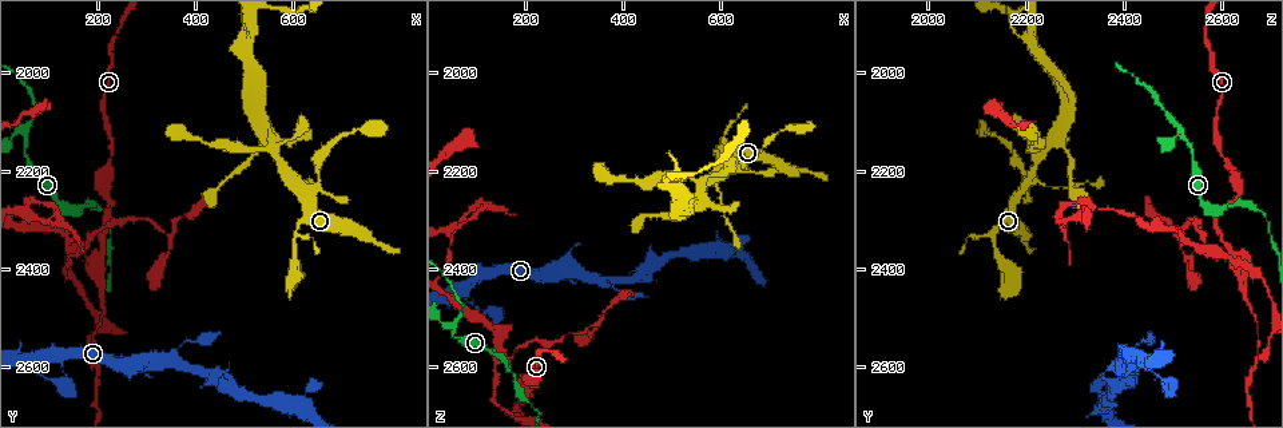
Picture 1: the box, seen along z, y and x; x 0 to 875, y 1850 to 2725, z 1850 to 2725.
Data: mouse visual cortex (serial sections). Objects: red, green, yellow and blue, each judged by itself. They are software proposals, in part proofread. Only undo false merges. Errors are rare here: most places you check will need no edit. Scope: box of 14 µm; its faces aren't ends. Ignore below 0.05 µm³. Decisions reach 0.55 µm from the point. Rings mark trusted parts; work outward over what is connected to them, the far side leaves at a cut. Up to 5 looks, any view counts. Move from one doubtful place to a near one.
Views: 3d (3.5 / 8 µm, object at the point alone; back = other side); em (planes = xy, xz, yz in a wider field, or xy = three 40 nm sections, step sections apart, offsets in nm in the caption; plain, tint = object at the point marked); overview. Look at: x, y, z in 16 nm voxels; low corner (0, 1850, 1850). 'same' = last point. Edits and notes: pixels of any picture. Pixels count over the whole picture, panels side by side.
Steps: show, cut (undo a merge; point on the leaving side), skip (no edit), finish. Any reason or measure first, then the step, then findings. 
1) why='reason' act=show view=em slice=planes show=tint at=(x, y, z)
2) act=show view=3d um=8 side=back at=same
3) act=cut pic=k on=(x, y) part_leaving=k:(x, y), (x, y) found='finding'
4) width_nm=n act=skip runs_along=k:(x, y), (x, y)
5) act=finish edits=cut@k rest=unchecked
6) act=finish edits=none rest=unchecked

why='sudden change in width' act=show view=3d um=3.5 at=(625, 2240, 2185)

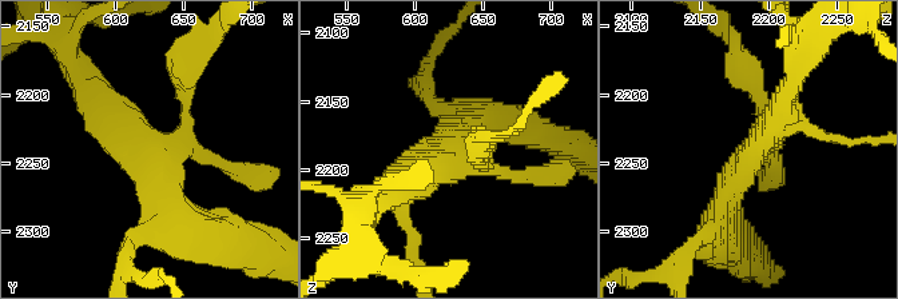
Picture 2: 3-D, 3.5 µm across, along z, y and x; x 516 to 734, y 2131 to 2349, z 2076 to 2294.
act=show view=em slice=planes show=tint at=(622, 2242, 2188)

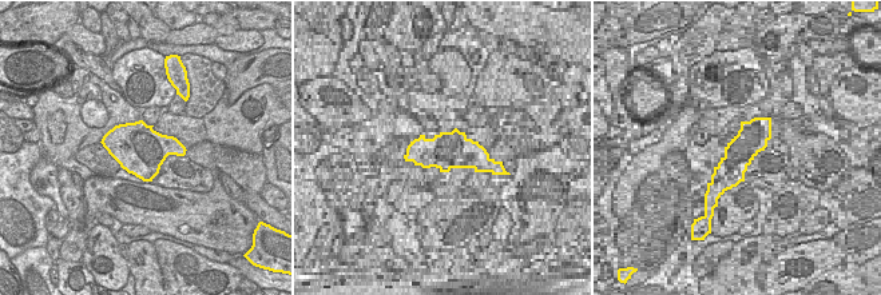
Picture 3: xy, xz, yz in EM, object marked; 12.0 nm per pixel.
why='another direction' act=show view=em slice=xy step=1 show=tint at=same

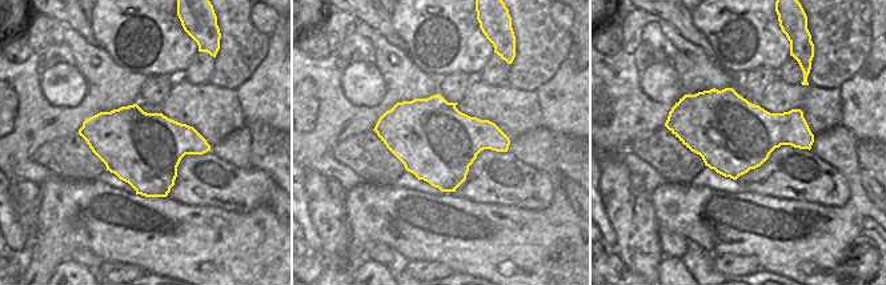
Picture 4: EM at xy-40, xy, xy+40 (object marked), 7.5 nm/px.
act=skip runs_along=2:(183, 224), (154, 159), (88, 90) found='all the same cell'

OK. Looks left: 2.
why='arms part here' act=show view=3d um=3.5 at=(285, 2590, 2400)

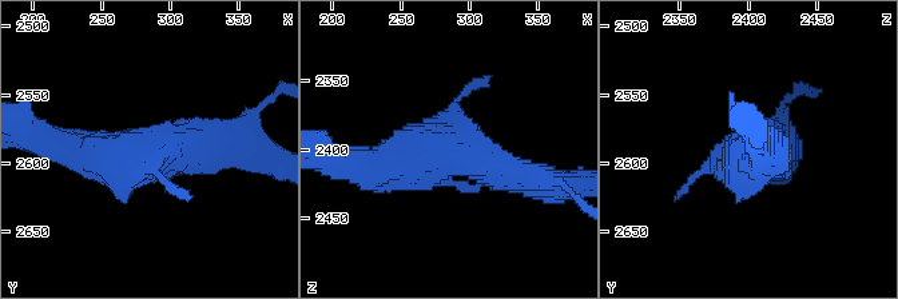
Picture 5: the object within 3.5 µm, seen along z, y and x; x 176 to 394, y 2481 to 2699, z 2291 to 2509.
act=show view=em slice=xy step=1 show=tint at=(282, 2594, 2402)

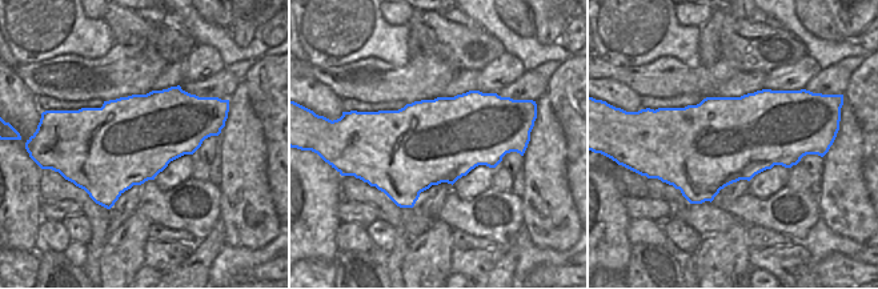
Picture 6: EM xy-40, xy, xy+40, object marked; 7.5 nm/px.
act=skip runs_along=5:(360, 164), (451, 151), (528, 178) found='one cell here'

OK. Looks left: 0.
act=finish edits=none rest=unchecked

